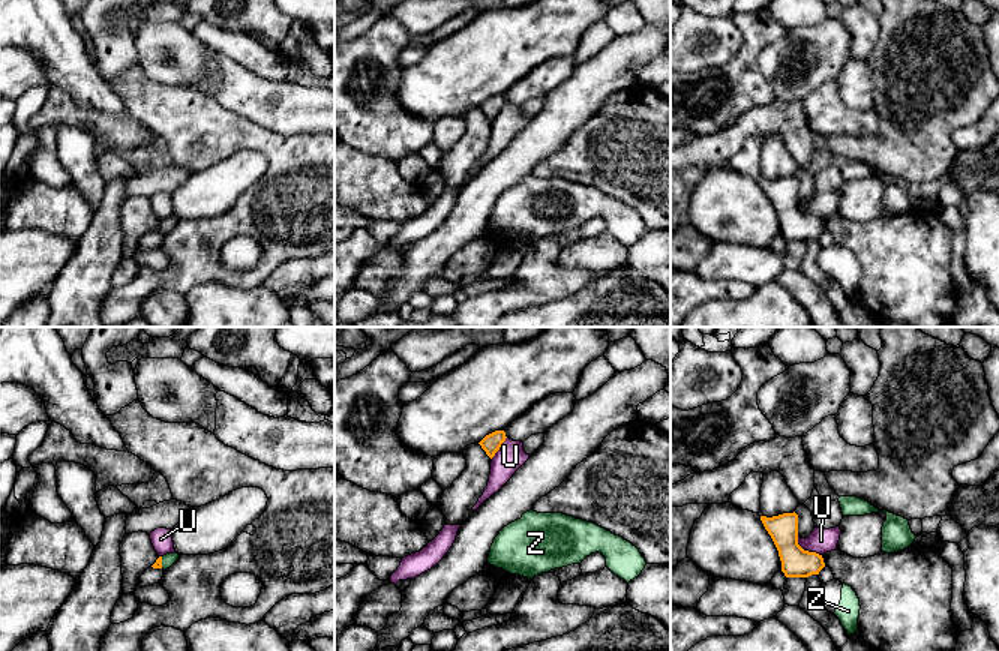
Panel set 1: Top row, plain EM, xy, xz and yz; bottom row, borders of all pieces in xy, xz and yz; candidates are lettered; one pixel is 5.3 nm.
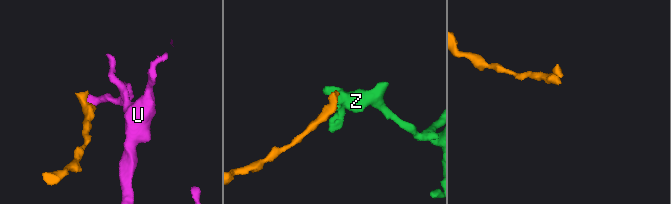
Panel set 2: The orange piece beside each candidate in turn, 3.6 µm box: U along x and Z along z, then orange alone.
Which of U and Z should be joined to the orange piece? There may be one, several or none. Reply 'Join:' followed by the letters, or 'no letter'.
Join: Z

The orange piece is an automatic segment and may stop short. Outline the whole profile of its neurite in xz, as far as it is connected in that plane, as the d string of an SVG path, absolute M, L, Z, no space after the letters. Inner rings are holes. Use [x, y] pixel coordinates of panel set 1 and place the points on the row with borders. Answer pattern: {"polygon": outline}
{"polygon": "M495 430L489 435L486 435L478 444L486 452L486 454L492 459L495 453L500 450L502 442L506 441L506 432L504 430Z"}

